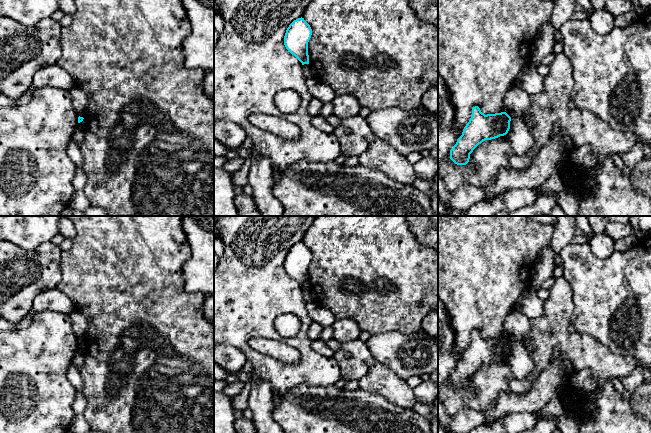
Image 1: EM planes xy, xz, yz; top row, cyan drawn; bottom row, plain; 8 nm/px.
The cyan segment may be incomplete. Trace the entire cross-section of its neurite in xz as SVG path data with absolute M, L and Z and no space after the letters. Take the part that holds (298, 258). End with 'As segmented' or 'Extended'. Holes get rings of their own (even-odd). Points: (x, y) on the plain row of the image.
M301 241L289 249L284 260L286 273L294 279L302 289L309 288L308 266L311 259L312 253L310 249Z. As segmented

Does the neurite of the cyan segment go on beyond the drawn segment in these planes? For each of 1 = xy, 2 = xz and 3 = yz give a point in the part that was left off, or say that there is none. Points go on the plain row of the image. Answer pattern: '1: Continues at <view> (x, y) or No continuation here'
1: No continuation here
2: No continuation here
3: No continuation here

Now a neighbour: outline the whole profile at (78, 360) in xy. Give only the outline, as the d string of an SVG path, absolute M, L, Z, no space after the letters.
M83 343L82 346L77 348L76 353L72 360L72 363L76 366L79 372L82 370L84 366L85 358L86 358L86 346L85 343Z

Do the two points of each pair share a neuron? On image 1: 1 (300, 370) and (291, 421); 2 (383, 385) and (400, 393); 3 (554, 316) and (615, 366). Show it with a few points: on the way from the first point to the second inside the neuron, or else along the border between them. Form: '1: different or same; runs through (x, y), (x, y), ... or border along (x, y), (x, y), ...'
1: different; border along (321, 386), (298, 384), (287, 390), (277, 399)
2: same; runs through (387, 385), (396, 390)
3: same; runs through (562, 333), (576, 347), (598, 358)

